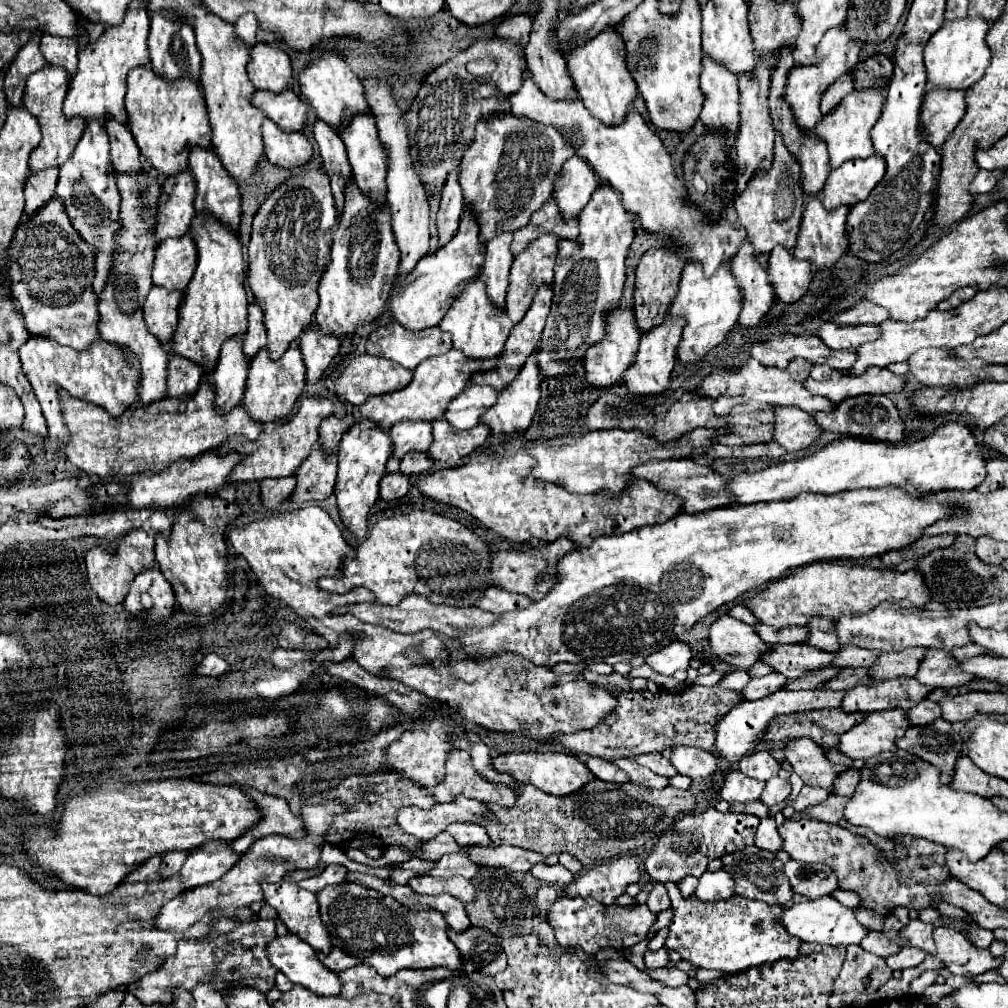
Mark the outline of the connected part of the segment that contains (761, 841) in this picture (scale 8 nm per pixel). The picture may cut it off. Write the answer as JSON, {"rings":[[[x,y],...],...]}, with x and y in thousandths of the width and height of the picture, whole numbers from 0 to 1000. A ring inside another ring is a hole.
{"rings":[[[757,812],[753,821],[751,821],[751,827],[749,827],[749,837],[757,843],[763,843],[763,845],[771,845],[775,841],[775,829],[771,825],[771,819],[769,819],[769,813],[767,812]]]}

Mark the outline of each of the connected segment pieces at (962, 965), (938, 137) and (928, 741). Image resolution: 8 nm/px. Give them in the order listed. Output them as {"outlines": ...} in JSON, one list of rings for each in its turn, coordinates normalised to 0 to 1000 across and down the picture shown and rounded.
{"outlines":[[[[932,919],[926,923],[928,946],[920,946],[920,950],[932,950],[936,958],[943,966],[975,966],[979,962],[989,960],[989,952],[985,952],[981,942],[967,940],[953,925],[947,921]]],[[[928,87],[920,91],[918,107],[914,109],[914,127],[920,139],[928,147],[934,147],[934,143],[957,115],[957,109],[959,109],[957,89]]],[[[930,712],[918,720],[902,720],[898,730],[890,734],[890,742],[900,744],[914,754],[926,758],[934,766],[934,774],[941,778],[945,758],[953,748],[953,732],[943,724],[943,718]]]]}

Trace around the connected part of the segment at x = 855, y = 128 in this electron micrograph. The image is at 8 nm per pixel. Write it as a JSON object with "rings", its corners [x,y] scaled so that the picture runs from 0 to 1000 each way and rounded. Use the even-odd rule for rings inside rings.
{"rings":[[[868,81],[862,87],[846,89],[842,95],[838,95],[838,99],[834,99],[834,103],[830,103],[830,107],[826,107],[826,111],[822,111],[820,115],[816,115],[814,121],[811,121],[807,131],[820,141],[824,167],[832,167],[836,161],[846,157],[862,157],[868,151],[862,131],[874,115],[878,91],[880,91],[880,83],[876,81]]]}

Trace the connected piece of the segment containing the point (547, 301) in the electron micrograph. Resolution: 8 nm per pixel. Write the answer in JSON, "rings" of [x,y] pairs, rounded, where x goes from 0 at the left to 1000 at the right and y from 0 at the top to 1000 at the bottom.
{"rings":[[[539,282],[533,286],[531,294],[529,294],[529,300],[523,308],[523,312],[519,313],[517,319],[513,319],[507,329],[505,329],[505,335],[503,335],[503,341],[501,341],[501,347],[497,349],[497,357],[495,361],[489,365],[489,367],[483,367],[483,369],[473,369],[473,373],[469,373],[469,379],[471,381],[485,381],[493,387],[499,387],[501,383],[505,383],[509,379],[509,375],[513,373],[513,369],[519,365],[523,353],[533,345],[535,337],[537,337],[537,329],[541,325],[541,315],[545,312],[545,304],[547,304],[547,296],[549,296],[549,286],[545,282]]]}

